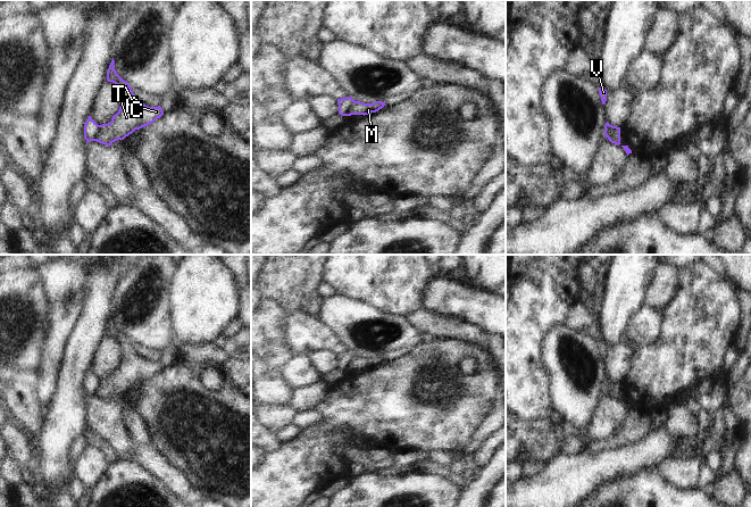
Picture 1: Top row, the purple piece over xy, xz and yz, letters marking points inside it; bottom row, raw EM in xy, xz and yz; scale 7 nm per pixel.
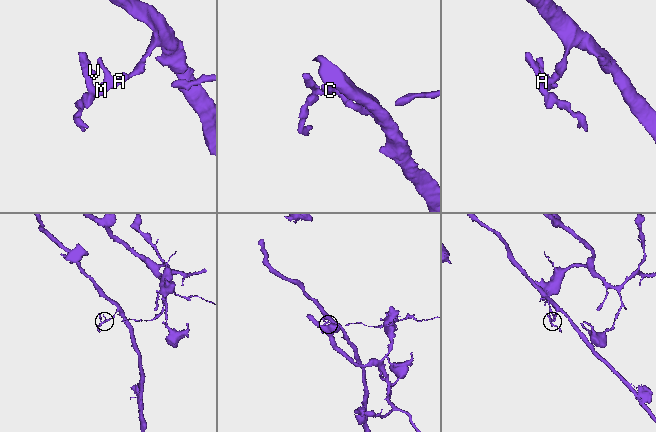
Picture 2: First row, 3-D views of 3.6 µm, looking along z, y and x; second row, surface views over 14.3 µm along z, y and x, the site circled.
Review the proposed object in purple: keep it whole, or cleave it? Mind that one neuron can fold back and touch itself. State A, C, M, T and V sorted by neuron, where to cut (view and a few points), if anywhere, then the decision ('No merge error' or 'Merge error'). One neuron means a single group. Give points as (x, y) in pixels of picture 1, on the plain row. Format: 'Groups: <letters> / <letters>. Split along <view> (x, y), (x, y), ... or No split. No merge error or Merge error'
Groups: A C M T / V. Split along xy (99, 380), (94, 395). Merge error.

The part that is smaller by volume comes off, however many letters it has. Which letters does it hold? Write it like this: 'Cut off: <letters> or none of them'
Cut off: V

